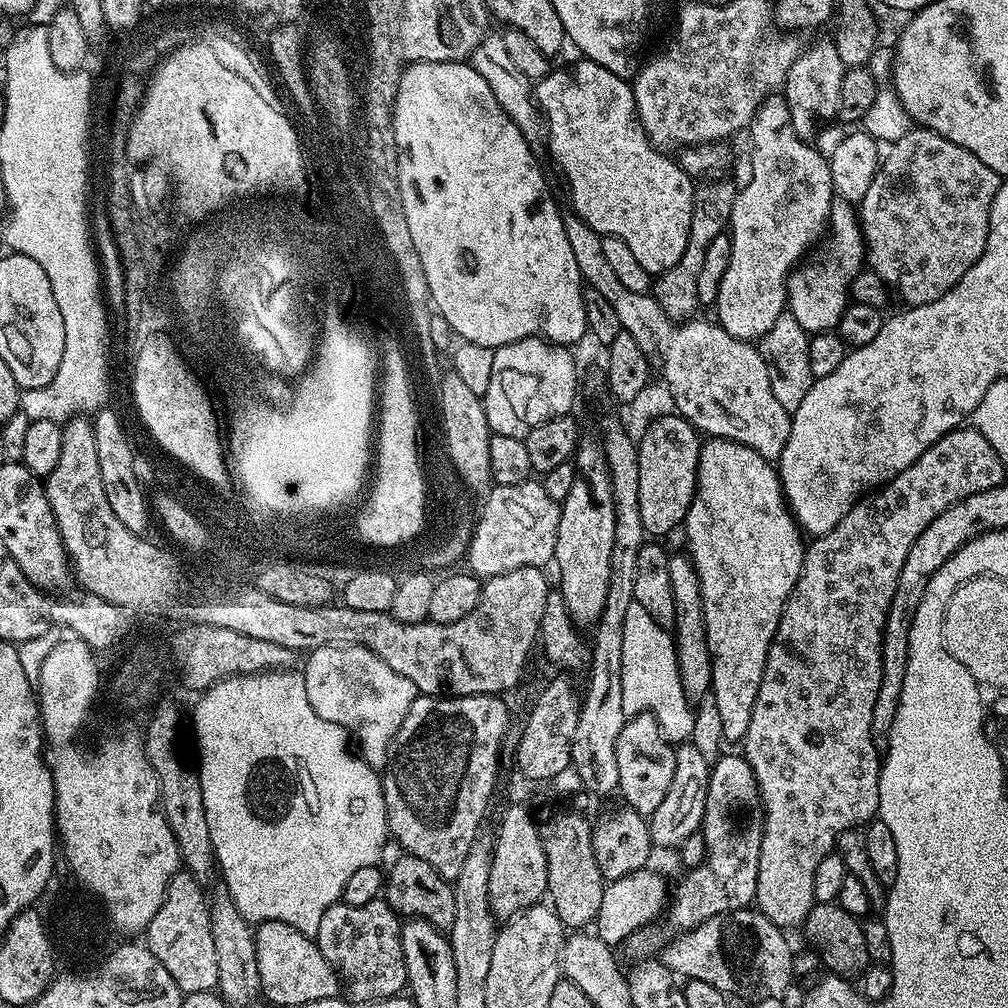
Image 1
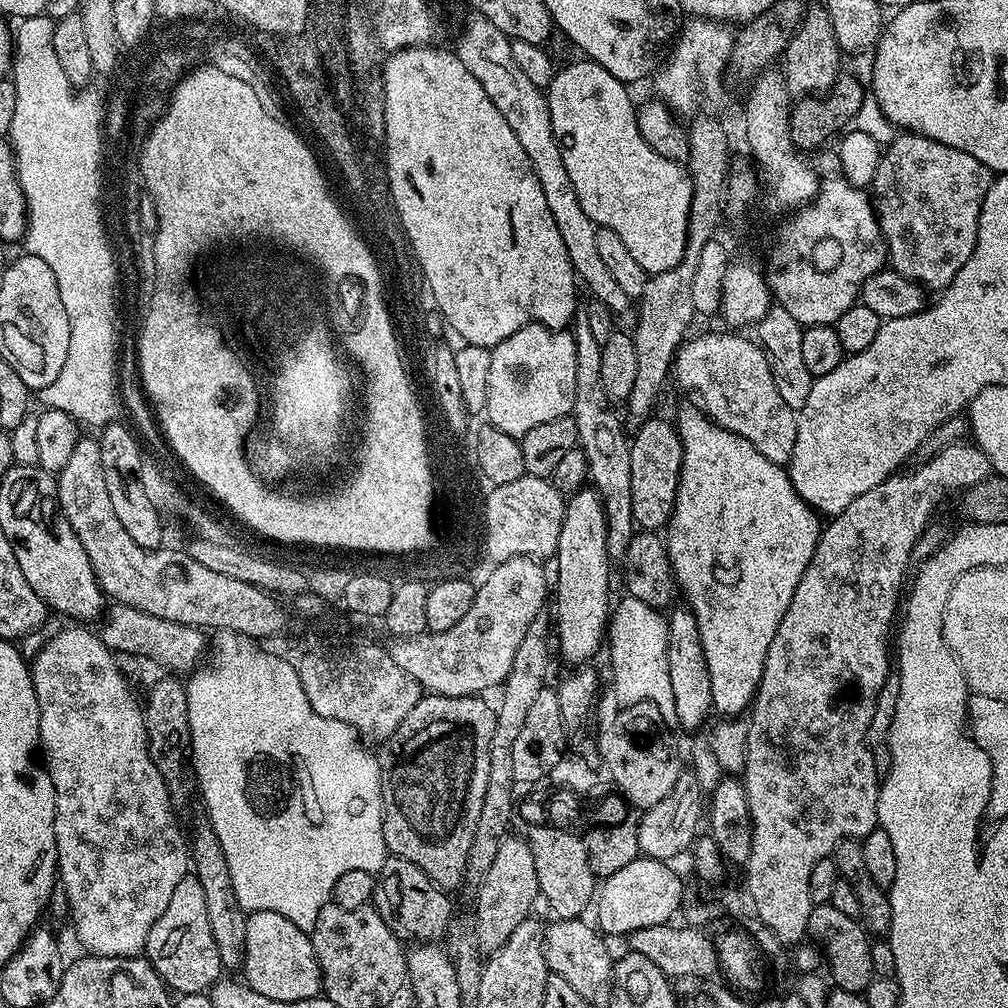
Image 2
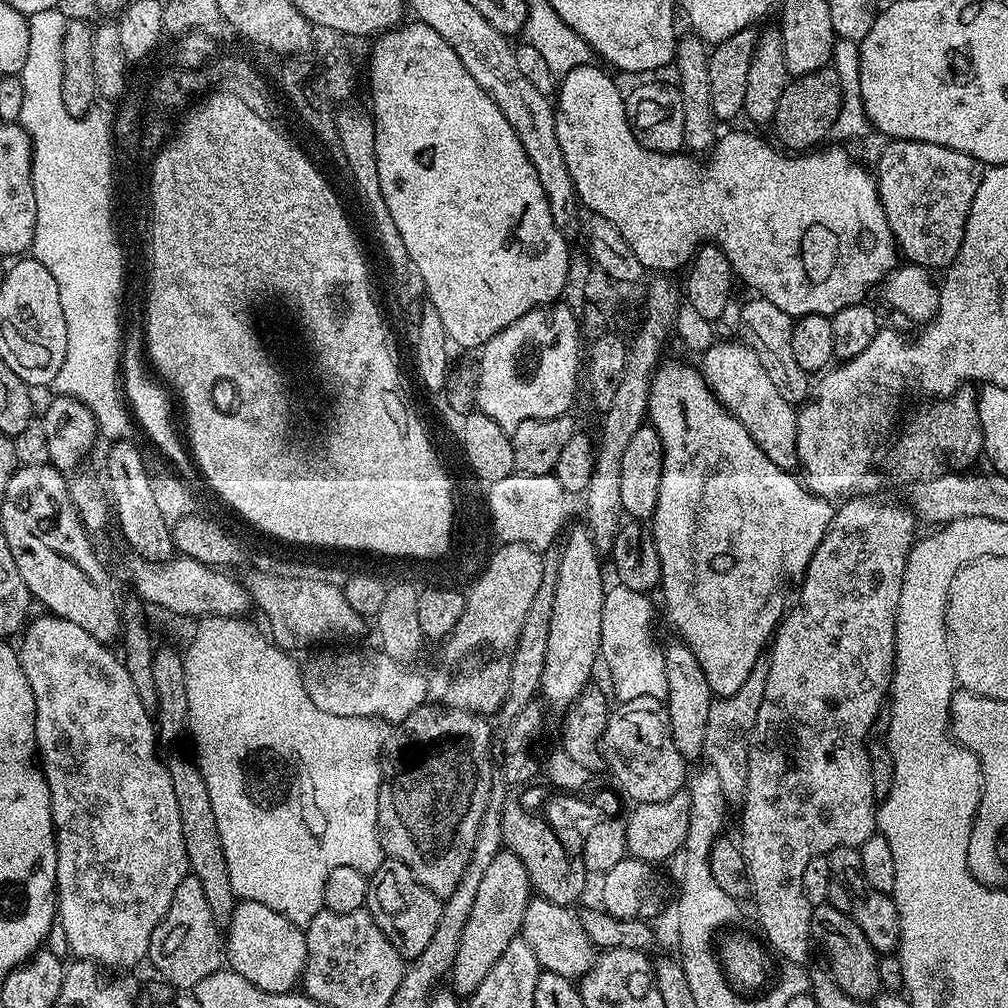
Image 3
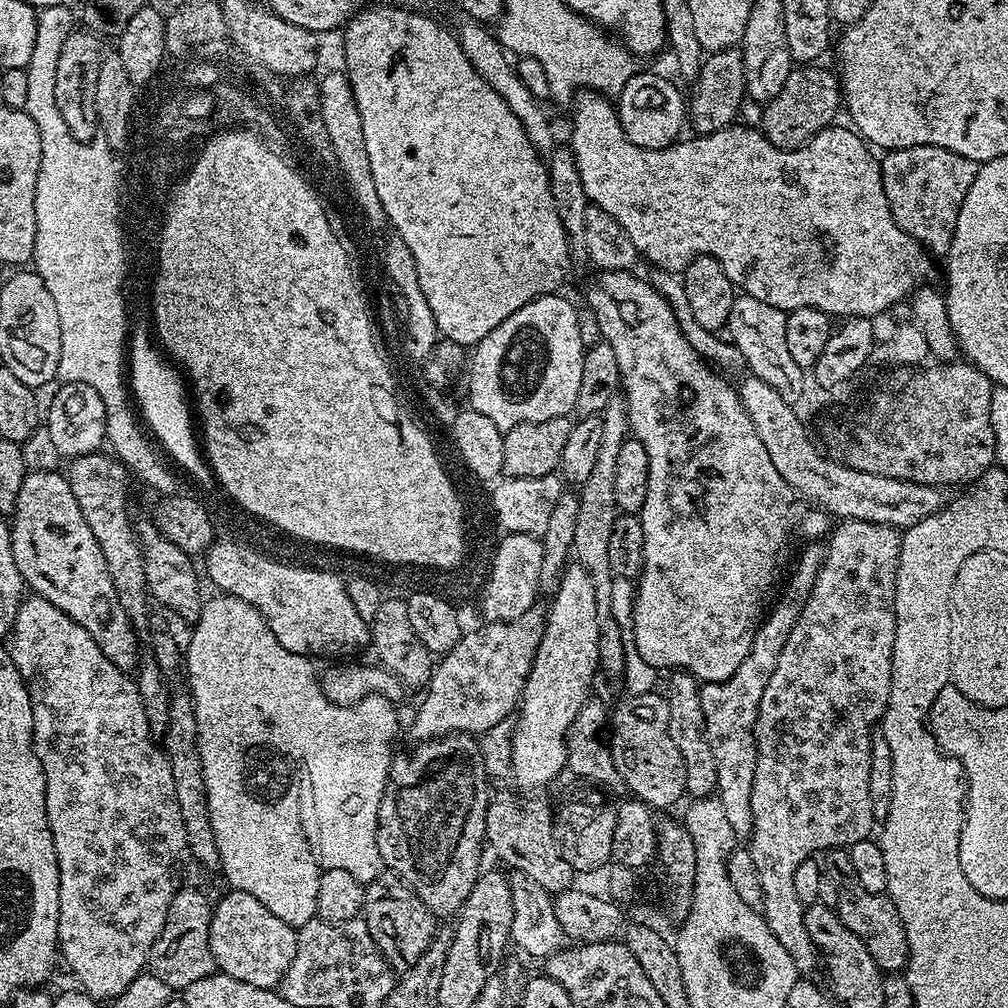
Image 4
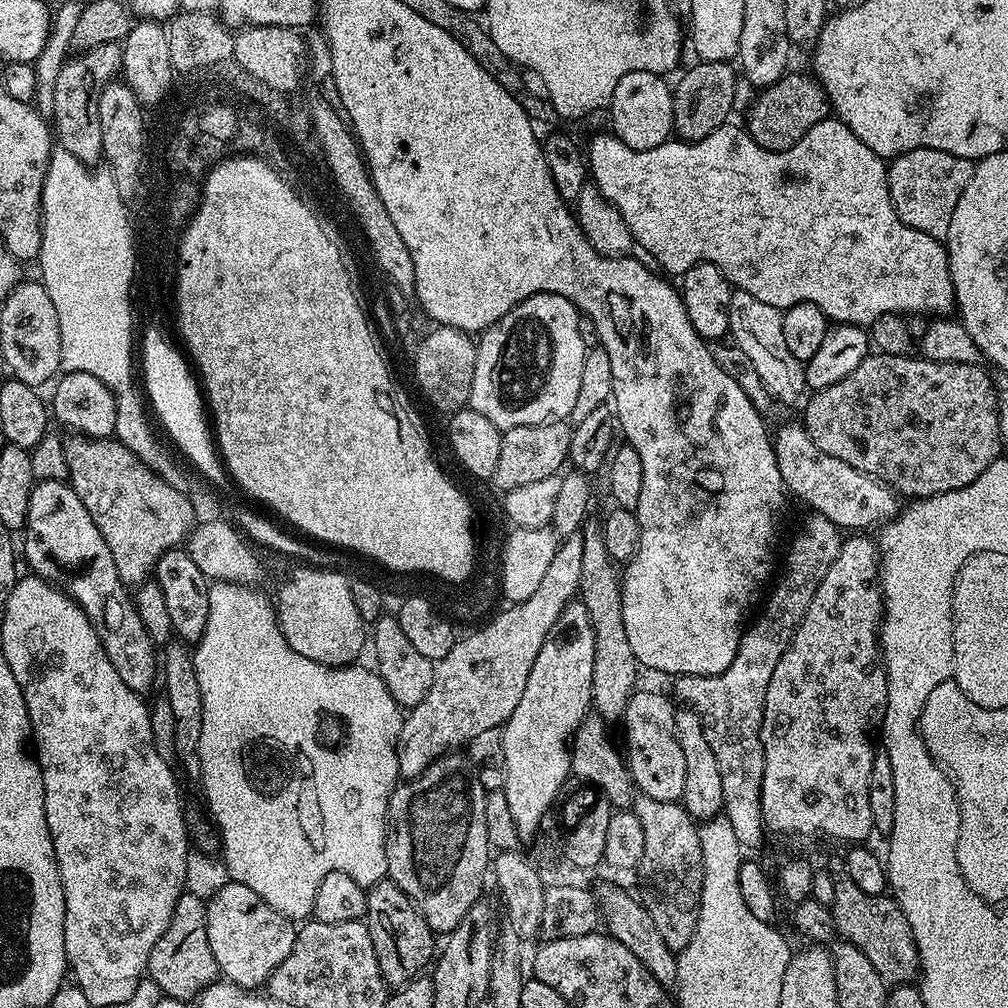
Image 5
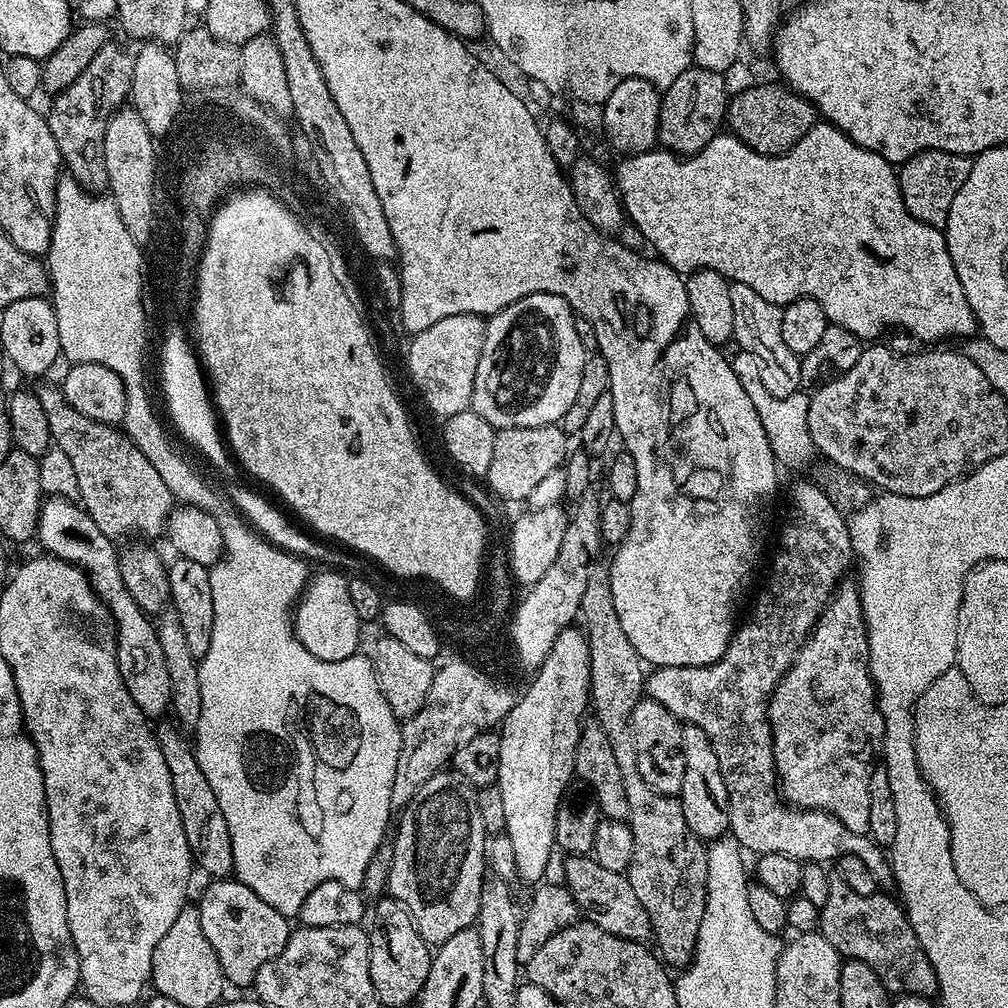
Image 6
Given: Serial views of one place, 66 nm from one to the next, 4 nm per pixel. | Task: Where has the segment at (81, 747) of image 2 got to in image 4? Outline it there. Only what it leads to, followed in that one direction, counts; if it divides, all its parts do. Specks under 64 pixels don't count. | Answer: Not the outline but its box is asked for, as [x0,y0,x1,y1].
[10,594,189,1002]

